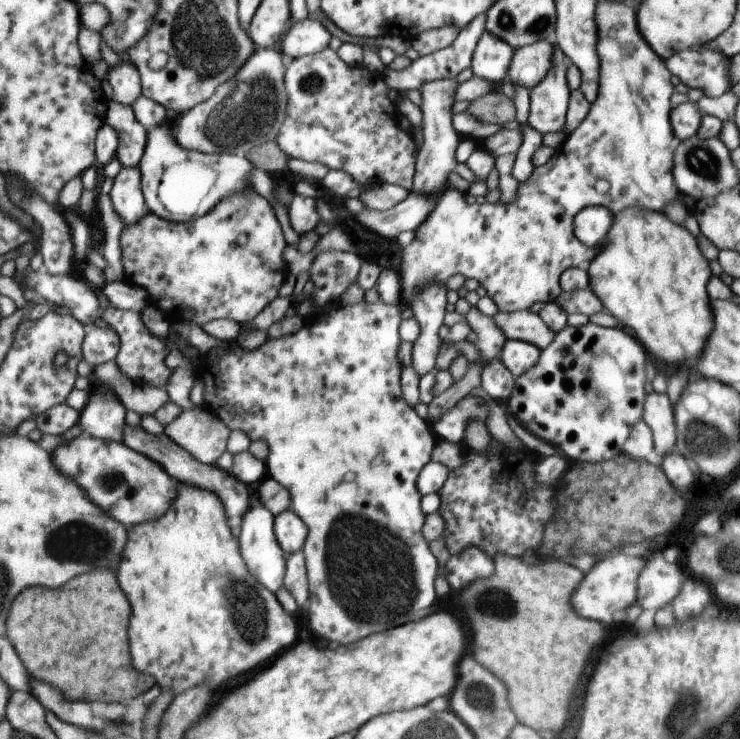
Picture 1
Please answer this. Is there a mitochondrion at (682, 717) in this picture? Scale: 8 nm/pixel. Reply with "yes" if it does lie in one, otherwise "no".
yes

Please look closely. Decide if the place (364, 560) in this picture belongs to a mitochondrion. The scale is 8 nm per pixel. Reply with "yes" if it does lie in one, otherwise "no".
yes

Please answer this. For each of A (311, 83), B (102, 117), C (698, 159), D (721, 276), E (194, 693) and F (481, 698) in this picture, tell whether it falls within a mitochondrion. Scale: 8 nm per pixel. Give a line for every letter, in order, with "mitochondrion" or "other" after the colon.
A: mitochondrion
B: other
C: mitochondrion
D: other
E: other
F: mitochondrion

